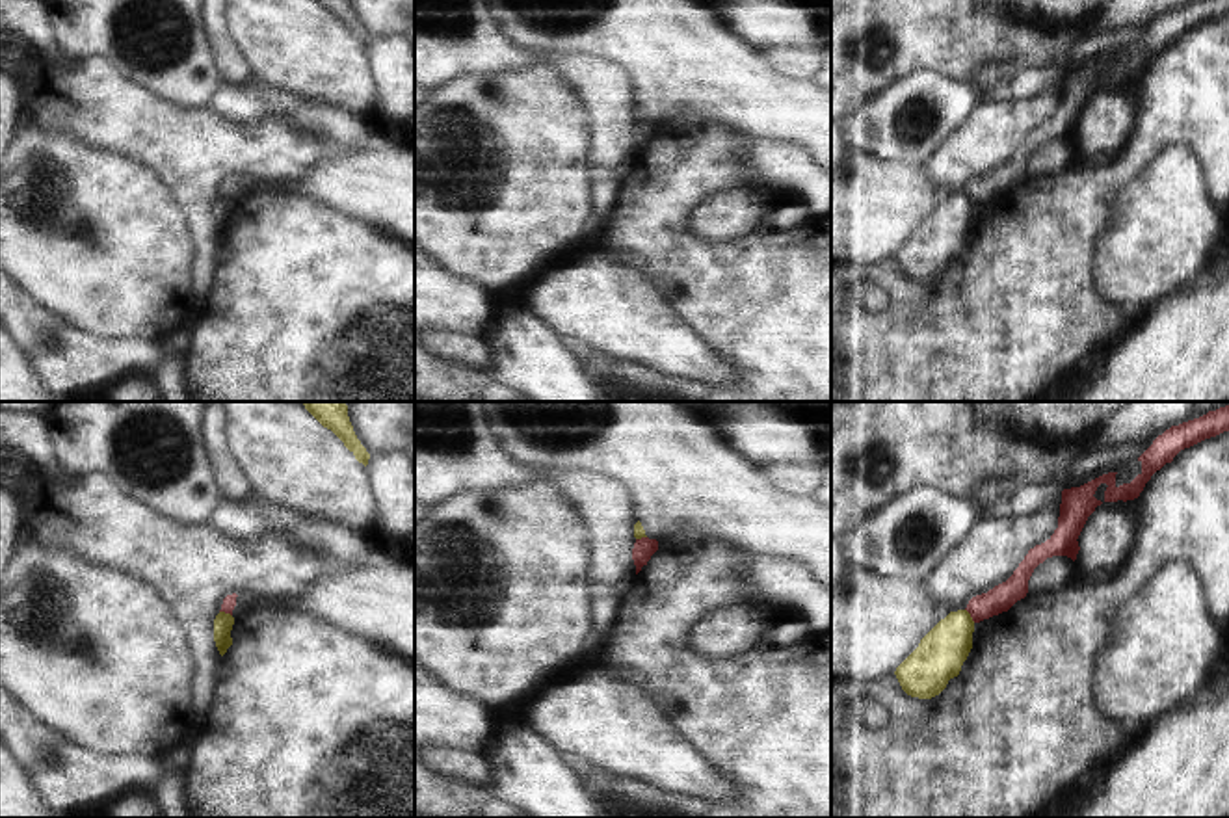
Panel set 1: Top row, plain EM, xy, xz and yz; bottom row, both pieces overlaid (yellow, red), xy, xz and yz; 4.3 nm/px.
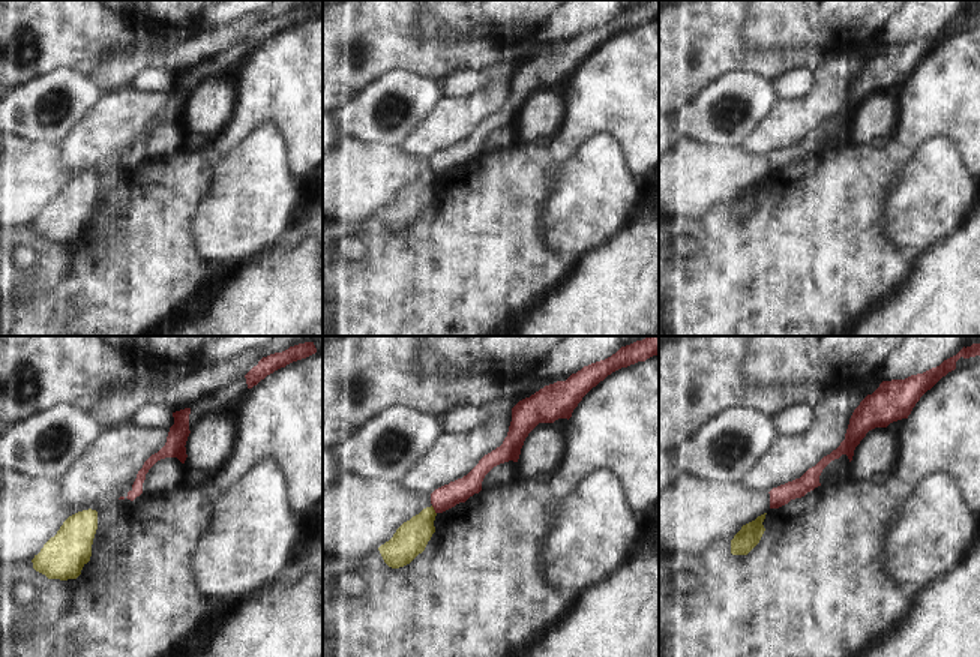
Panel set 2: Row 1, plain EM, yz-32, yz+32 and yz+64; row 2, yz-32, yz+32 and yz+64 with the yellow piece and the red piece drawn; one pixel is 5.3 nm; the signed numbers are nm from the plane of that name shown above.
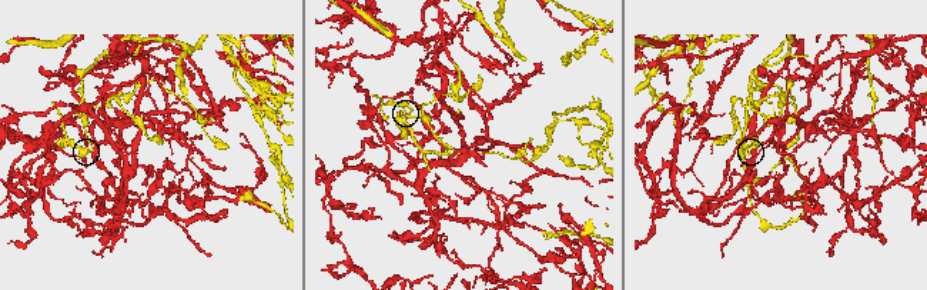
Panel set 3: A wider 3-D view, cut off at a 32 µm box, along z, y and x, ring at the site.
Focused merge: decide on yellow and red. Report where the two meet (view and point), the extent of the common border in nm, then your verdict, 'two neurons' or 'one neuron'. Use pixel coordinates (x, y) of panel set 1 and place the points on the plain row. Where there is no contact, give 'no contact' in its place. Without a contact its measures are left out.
contact yz (969, 199); length 80 nm; two neurons

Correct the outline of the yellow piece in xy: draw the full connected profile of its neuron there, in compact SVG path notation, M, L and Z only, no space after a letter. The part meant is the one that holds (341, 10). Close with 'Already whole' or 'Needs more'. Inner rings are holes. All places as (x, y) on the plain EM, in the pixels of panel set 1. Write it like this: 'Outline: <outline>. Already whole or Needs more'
Outline: M314 0L324 11L331 13L359 46L368 48L370 37L357 22L350 0Z. Already whole

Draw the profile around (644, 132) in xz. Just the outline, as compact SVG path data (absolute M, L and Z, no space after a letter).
M641 121L636 123L634 132L632 132L632 143L636 149L636 158L641 154L643 149L651 143L651 139L658 134L658 125Z

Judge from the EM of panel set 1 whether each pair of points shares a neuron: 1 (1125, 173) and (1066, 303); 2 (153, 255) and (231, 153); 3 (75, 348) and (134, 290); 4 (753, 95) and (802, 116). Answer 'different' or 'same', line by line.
1: same
2: different
3: different
4: same

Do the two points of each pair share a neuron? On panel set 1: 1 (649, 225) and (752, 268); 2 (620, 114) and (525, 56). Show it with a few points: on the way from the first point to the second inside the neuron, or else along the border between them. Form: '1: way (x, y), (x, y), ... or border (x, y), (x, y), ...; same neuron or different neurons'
1: way (675, 251), (692, 268), (726, 268); same neuron
2: way (595, 90), (569, 64), (549, 58); same neuron

